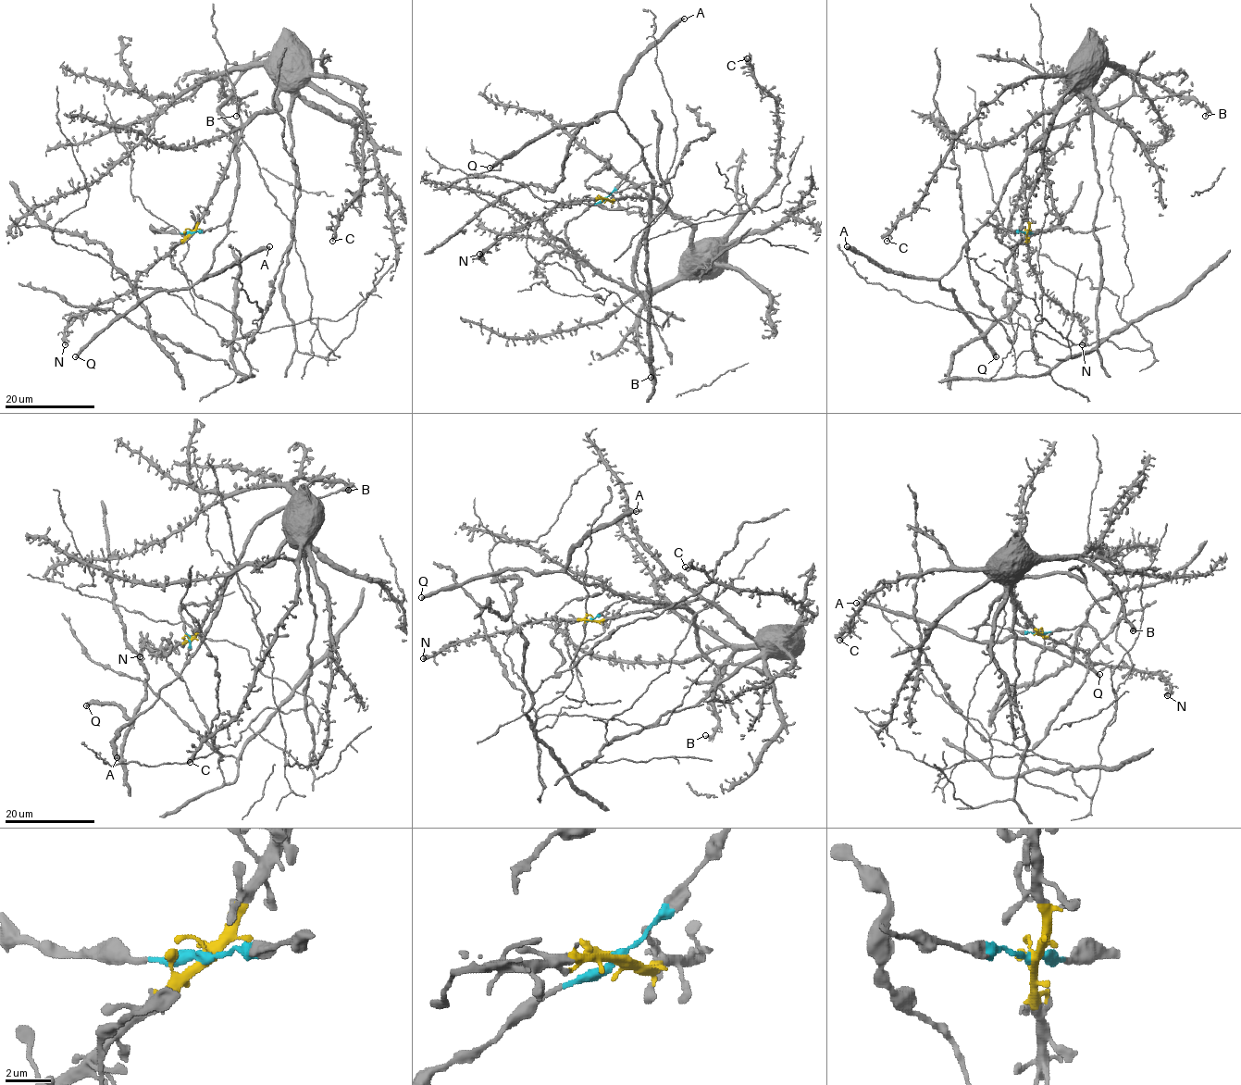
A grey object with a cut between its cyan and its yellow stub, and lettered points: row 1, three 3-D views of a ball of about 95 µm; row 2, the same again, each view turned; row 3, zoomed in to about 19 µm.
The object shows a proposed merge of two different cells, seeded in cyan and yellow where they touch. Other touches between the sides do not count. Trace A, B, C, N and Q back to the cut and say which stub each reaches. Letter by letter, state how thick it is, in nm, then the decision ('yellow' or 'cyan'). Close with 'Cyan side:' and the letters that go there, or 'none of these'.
A: calibre 480 nm; cyan
B: calibre 220 nm; yellow
C: calibre 240 nm; yellow
N: calibre 220 nm; yellow
Q: calibre 500 nm; cyan
Cyan side: A, Q

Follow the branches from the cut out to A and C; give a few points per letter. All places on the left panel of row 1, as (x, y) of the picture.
A: (192, 232), (227, 225), (227, 234), (214, 249), (214, 262), (203, 279), (221, 273), (270, 247)
C: (192, 232), (233, 143), (278, 106), (278, 93), (290, 81), (342, 77), (361, 90), (363, 180), (332, 241)

